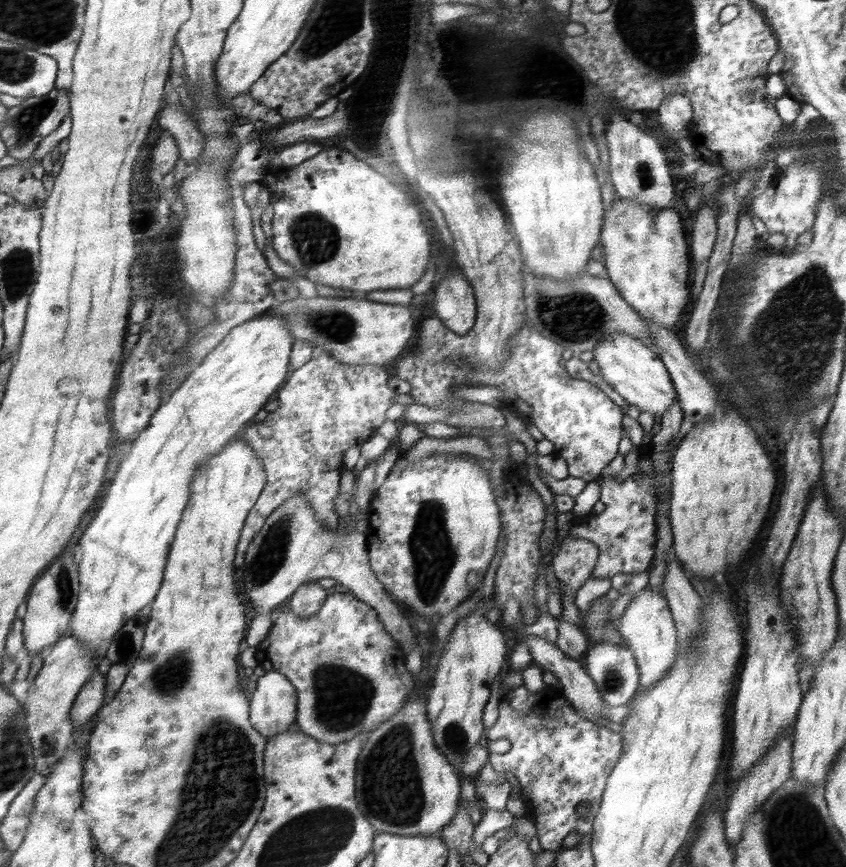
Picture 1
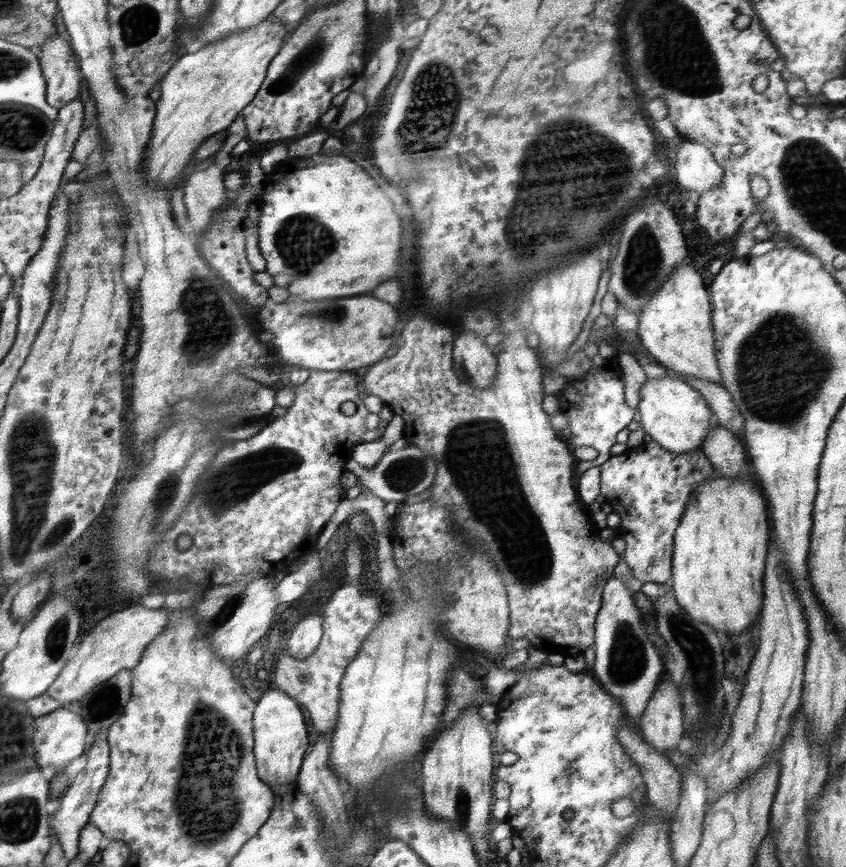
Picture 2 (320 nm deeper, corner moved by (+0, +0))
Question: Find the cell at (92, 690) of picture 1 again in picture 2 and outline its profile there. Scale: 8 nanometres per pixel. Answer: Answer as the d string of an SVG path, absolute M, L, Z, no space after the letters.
M66 706L37 717L34 721L33 743L36 748L36 755L39 761L39 770L52 766L55 772L63 772L68 766L70 760L78 758L84 752L84 746L88 746L89 730L86 730L86 722L82 722L82 718L74 712L70 712Z

